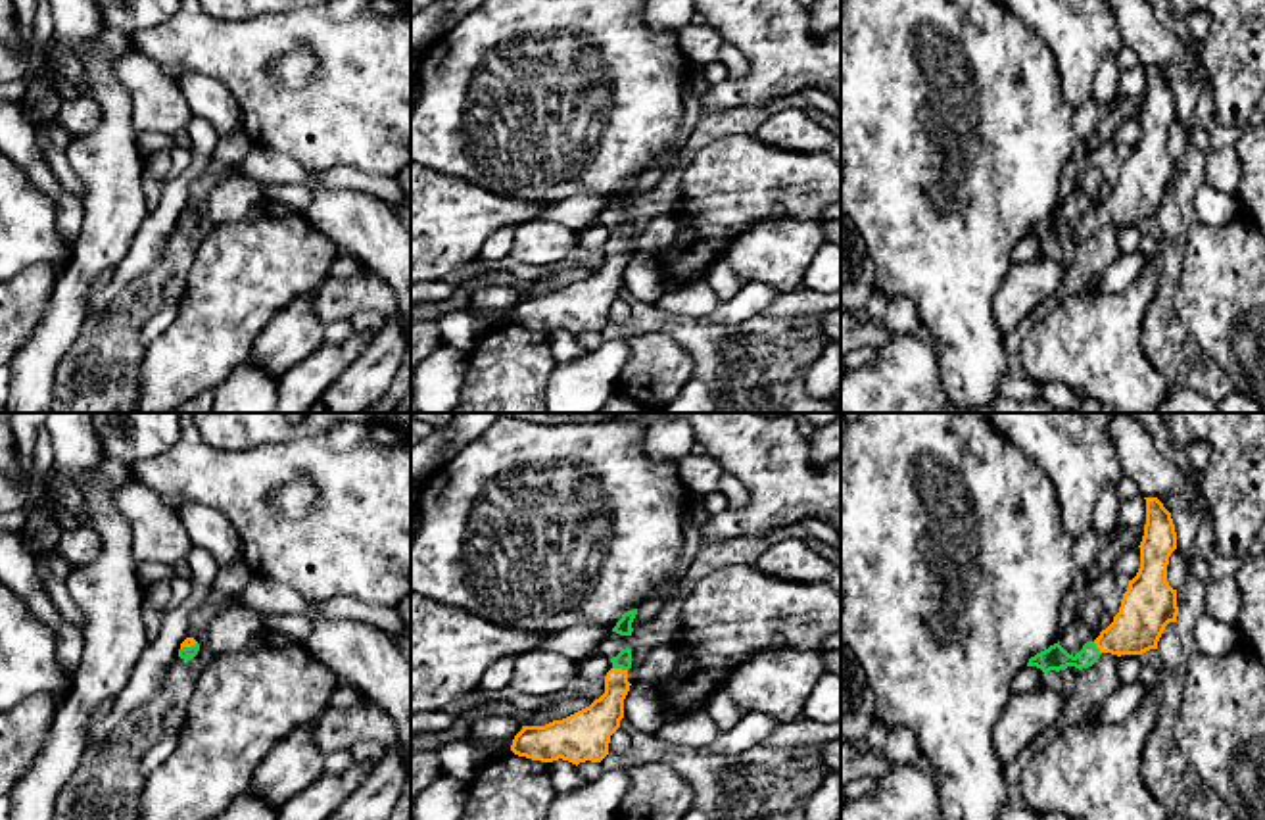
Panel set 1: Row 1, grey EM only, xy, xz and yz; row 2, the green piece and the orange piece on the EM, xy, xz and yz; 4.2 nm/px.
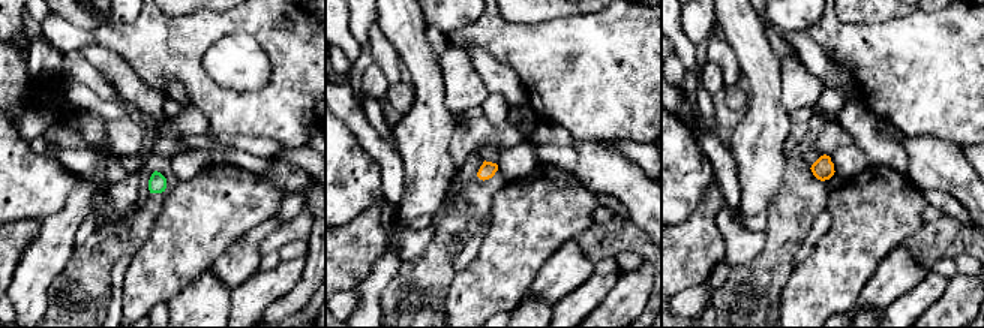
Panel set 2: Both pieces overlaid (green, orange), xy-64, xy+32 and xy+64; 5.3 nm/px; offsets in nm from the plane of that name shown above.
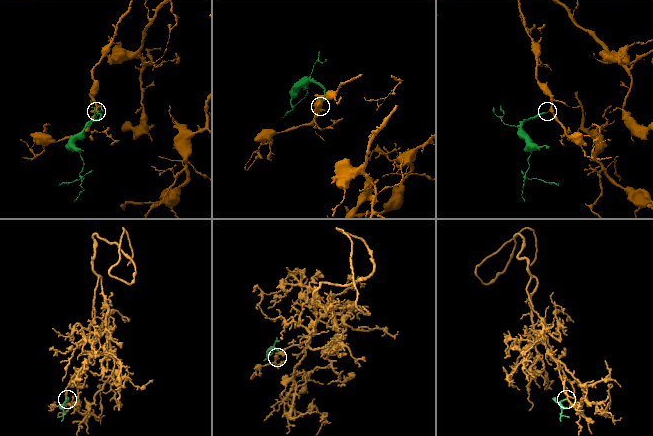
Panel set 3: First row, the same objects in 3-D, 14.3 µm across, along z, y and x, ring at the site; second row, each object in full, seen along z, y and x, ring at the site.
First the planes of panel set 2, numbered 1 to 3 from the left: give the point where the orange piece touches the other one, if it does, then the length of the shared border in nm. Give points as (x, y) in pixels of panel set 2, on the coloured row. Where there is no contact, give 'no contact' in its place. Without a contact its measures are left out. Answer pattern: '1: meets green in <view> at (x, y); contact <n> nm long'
1: no contact
2: no contact
3: no contact

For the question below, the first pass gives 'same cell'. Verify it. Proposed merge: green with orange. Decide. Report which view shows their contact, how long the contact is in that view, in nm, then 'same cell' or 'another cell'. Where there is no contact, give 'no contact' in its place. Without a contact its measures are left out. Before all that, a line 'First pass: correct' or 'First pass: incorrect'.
First pass: correct
meets green in xz; contact 70 nm long; same cell

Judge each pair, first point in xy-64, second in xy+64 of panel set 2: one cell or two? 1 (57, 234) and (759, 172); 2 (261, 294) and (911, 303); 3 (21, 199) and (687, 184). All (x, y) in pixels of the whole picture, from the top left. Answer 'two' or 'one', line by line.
1: one
2: one
3: one

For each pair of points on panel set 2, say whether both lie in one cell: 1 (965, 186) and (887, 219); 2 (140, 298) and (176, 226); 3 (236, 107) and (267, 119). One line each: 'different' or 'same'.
1: different
2: same
3: same

